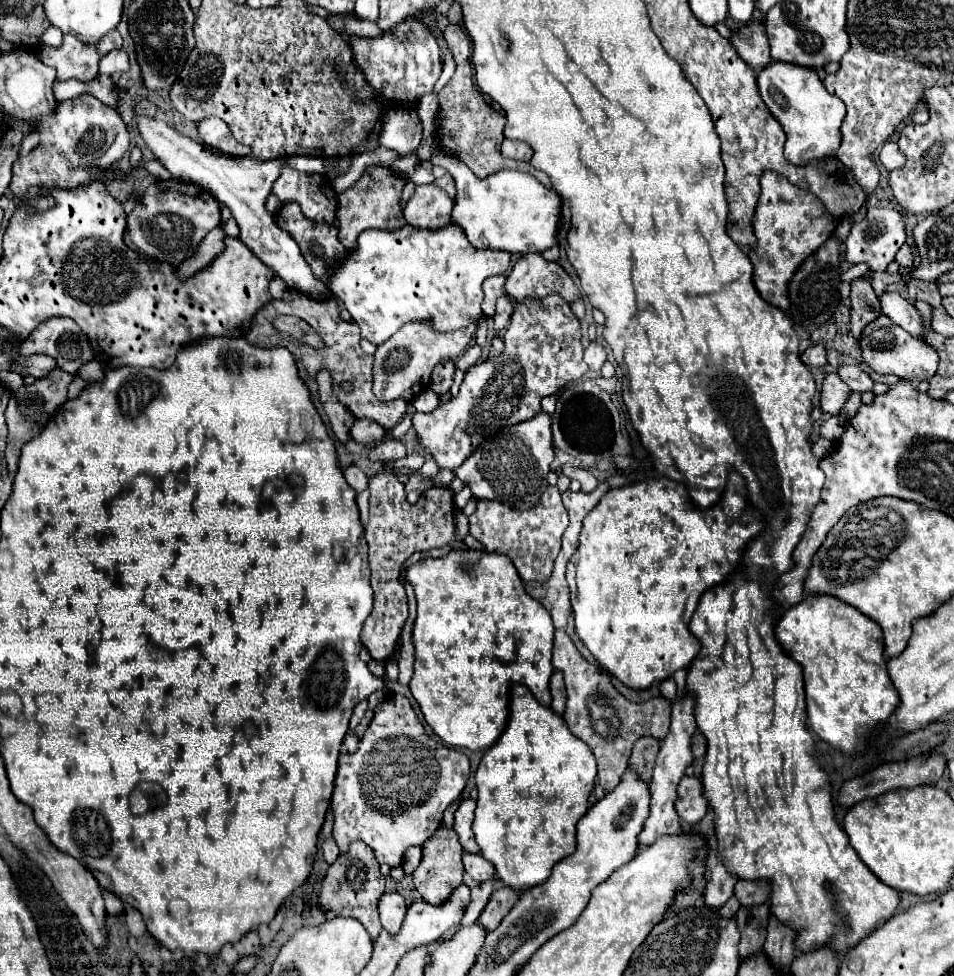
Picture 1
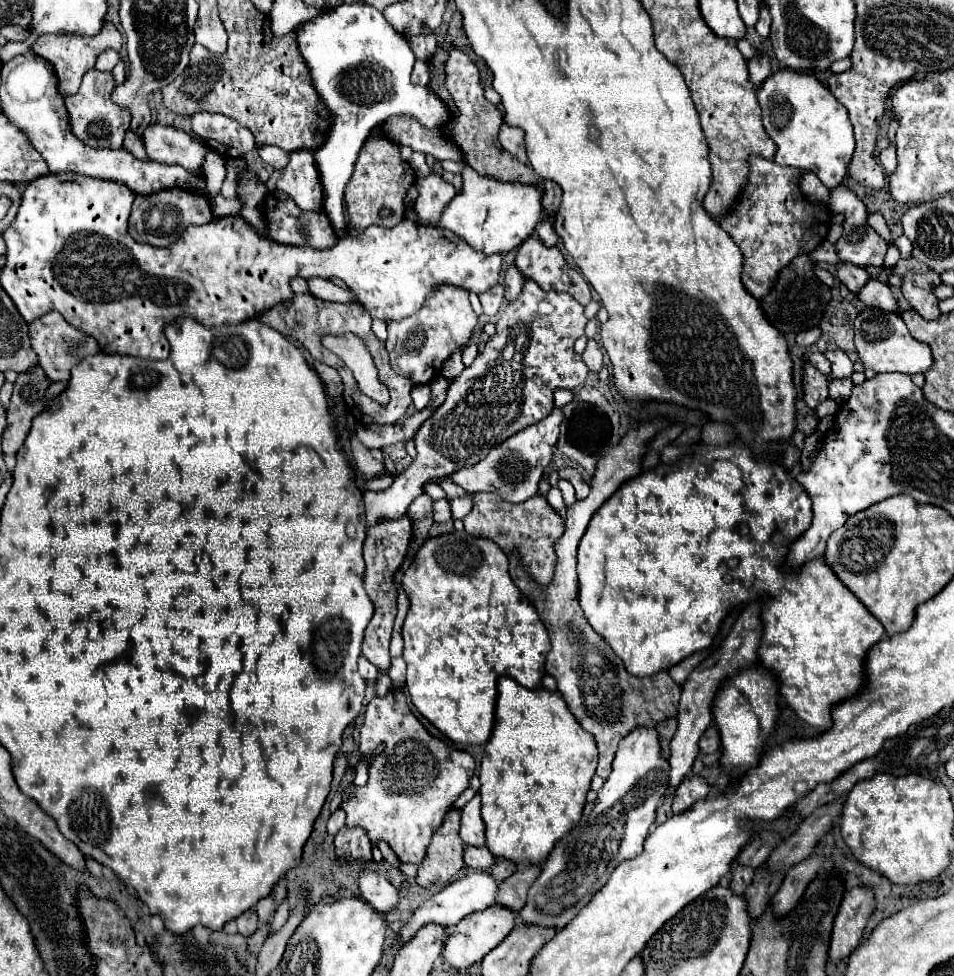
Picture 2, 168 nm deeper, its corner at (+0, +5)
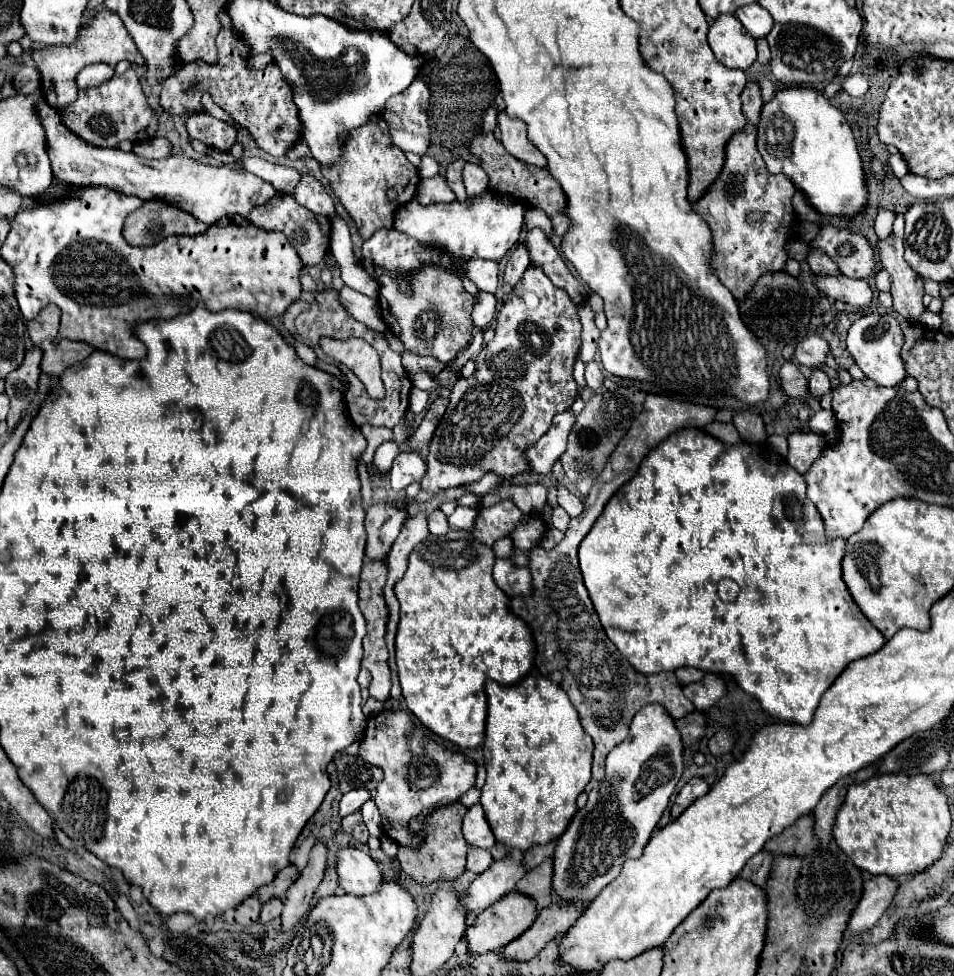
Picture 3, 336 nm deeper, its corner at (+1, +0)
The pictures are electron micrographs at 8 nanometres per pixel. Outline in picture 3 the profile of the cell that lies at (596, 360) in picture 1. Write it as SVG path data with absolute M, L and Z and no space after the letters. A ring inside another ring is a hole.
M595 361L587 363L585 379L587 379L587 387L591 387L591 389L599 389L603 385L603 373Z

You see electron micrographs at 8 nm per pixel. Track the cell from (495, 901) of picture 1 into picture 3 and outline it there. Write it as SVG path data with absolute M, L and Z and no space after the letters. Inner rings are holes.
M549 857L539 867L531 869L523 879L519 879L515 889L533 897L537 901L537 907L543 909L553 901L551 881L553 881L553 859Z

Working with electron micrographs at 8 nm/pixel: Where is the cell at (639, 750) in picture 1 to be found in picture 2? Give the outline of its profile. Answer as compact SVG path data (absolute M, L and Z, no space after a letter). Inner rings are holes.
M668 720L668 722L660 722L656 726L656 732L658 732L658 738L660 738L660 750L668 754L668 742L672 738L672 734L676 732L676 720Z

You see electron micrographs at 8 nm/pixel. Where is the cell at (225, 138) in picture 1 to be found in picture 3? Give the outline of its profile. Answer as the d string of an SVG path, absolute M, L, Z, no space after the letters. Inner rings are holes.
M193 113L187 119L187 131L191 139L203 141L207 147L215 147L219 151L229 151L235 143L237 129L231 123L219 121L209 113Z

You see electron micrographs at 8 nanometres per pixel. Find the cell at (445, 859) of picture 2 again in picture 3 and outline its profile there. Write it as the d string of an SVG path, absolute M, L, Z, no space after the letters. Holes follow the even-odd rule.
M459 801L443 805L439 809L435 809L429 815L419 815L415 819L409 821L409 831L417 833L423 841L417 849L411 847L403 847L399 845L399 853L397 859L403 867L403 871L407 875L411 875L417 883L425 885L425 883L433 883L433 881L451 881L455 877L459 877L465 871L465 857L469 851L469 845L461 833L461 821L463 815L467 813L467 807L461 805Z

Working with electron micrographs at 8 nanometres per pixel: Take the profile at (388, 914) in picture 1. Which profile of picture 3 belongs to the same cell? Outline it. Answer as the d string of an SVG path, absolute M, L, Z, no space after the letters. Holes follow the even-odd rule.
M339 847L337 851L337 875L345 893L365 895L375 893L381 883L377 863L359 847Z

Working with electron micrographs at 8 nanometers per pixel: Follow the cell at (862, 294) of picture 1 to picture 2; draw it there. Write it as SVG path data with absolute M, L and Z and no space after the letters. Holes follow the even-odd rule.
M840 264L838 266L838 278L842 284L846 284L848 290L852 290L854 296L858 296L860 290L864 288L864 284L870 280L870 276L864 268L852 266L852 264Z

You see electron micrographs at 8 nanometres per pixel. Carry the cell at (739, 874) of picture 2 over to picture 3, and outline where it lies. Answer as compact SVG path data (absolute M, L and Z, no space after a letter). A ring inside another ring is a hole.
M759 851L755 857L751 857L747 861L747 865L743 867L743 871L739 873L739 877L759 885L759 887L765 887L767 883L767 877L769 877L769 871L771 871L771 865L773 865L773 853L771 851Z

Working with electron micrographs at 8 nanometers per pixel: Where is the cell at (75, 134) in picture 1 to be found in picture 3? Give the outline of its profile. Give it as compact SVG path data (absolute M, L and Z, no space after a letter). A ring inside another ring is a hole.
M133 69L125 75L113 75L107 83L91 89L81 89L77 101L59 109L67 129L75 129L75 135L95 147L117 147L119 141L145 141L153 139L159 127L157 111L147 103L141 83Z

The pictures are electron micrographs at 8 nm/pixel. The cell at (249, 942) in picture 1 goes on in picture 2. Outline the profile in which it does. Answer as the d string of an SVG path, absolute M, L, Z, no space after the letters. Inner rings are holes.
M254 910L244 912L240 918L236 918L236 922L238 922L238 932L242 936L246 936L246 938L252 936L256 932L256 928L258 928L258 918L256 918Z

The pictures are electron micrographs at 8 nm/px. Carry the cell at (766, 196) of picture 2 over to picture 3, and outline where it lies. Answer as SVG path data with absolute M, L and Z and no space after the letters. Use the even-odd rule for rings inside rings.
M747 83L745 91L741 93L741 99L743 99L743 115L747 117L749 123L745 125L743 131L735 133L727 141L725 163L723 163L721 173L707 187L705 195L691 203L693 211L707 221L707 225L711 227L711 233L713 233L713 257L709 261L711 271L735 295L737 301L747 297L747 291L755 285L755 281L761 275L773 273L773 271L783 271L785 261L787 261L785 245L787 245L787 241L797 239L797 217L795 217L793 207L791 207L791 197L795 195L795 185L785 175L767 175L765 163L763 163L763 159L757 151L757 145L755 145L757 123L759 123L759 115L761 115L761 107L763 107L759 85Z

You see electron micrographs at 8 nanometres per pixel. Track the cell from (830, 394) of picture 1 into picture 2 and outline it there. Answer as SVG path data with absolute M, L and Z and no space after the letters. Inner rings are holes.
M810 364L804 366L804 400L810 408L816 408L820 402L828 398L828 386L830 386L828 374L822 374Z

